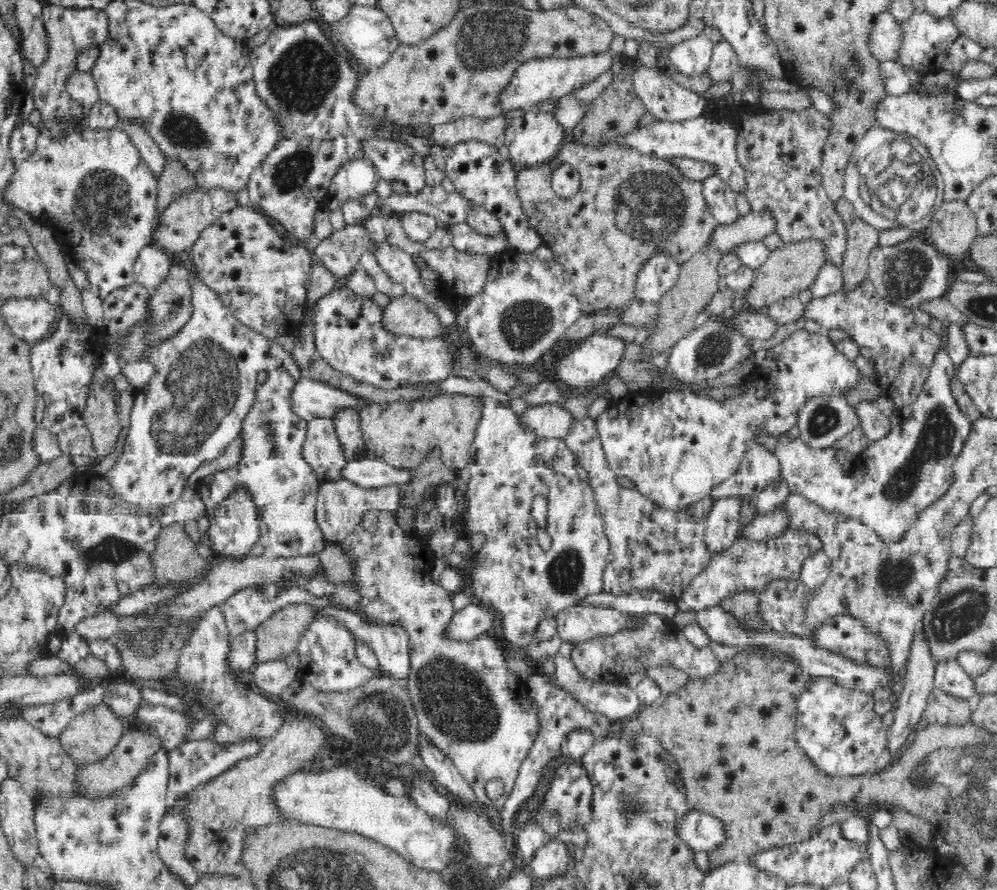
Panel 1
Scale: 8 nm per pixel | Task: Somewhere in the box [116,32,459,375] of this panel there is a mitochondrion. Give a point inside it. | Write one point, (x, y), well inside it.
(301, 79)

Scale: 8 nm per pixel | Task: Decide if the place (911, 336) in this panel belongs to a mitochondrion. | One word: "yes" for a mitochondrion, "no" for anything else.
no

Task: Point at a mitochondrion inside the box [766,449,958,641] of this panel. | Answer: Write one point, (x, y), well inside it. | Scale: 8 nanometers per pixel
(897, 573)

